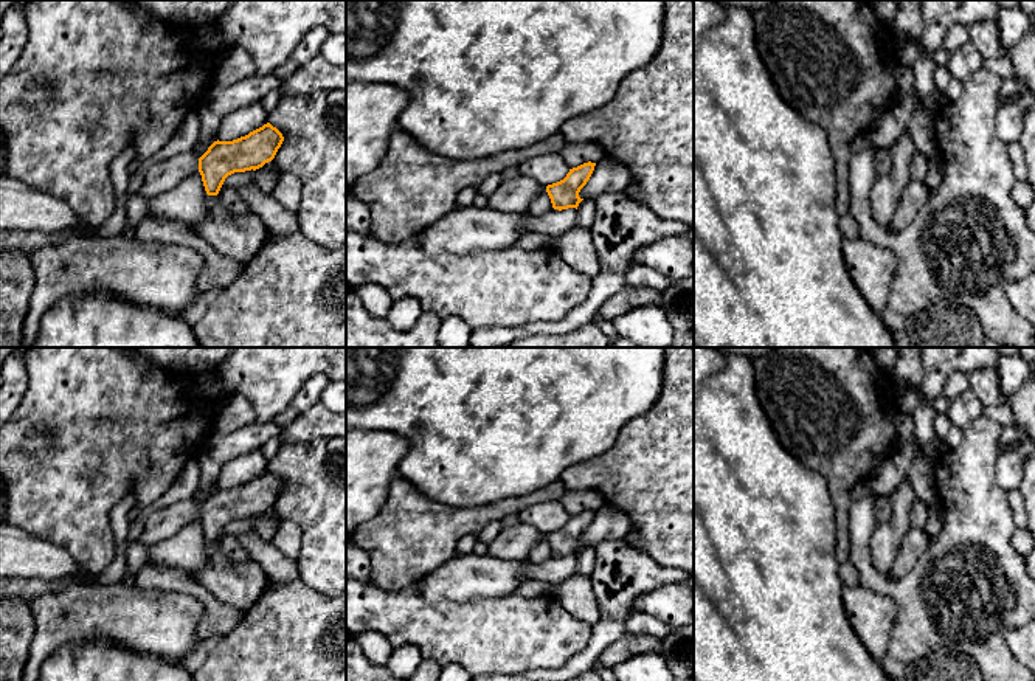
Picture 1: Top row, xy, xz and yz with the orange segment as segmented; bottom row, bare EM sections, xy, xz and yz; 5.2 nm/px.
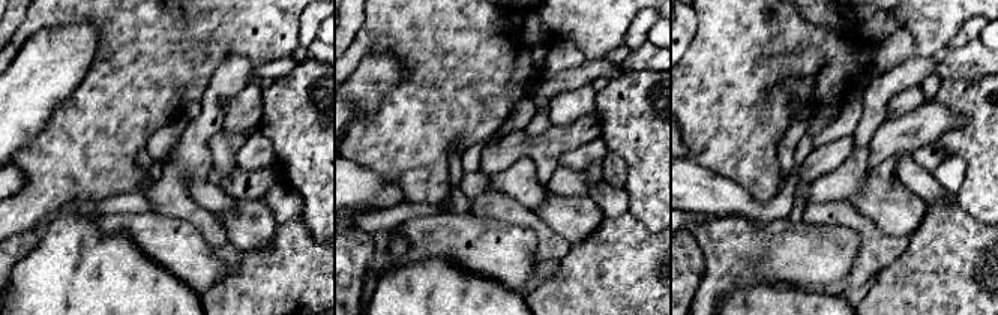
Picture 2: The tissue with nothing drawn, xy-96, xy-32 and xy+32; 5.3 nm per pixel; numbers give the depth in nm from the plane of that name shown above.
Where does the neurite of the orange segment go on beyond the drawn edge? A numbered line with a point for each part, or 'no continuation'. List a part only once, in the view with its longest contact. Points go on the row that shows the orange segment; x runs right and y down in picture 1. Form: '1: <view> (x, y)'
1: xy (165, 176)

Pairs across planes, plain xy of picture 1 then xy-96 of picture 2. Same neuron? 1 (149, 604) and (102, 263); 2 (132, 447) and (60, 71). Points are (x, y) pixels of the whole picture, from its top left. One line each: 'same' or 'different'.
1: different
2: different

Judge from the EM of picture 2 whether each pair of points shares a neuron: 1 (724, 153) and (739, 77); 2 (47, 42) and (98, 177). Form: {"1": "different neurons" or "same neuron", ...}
{"1": "same neuron", "2": "different neurons"}

